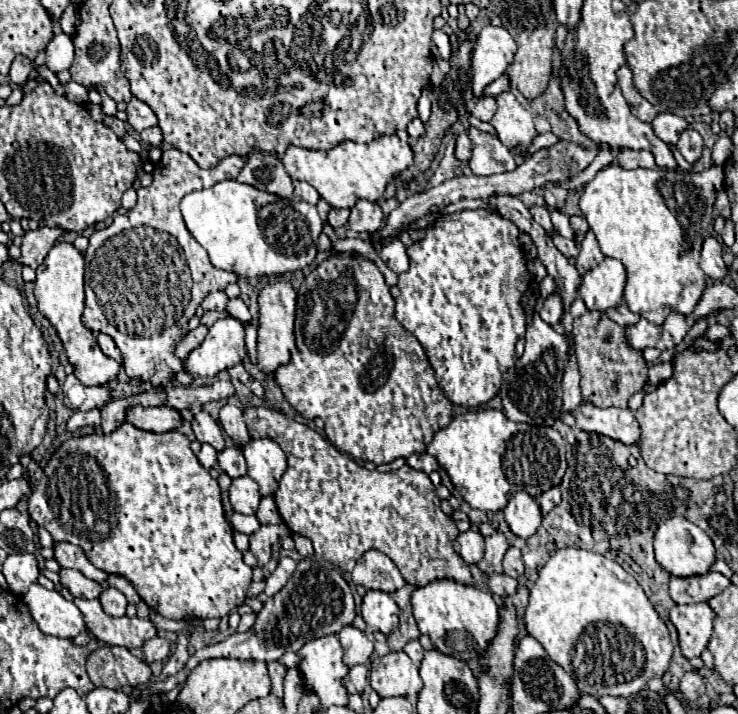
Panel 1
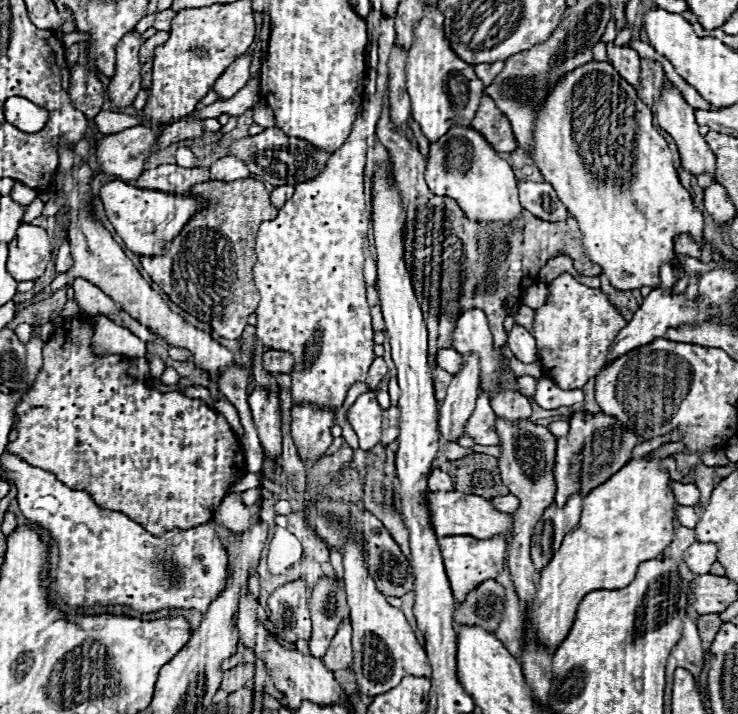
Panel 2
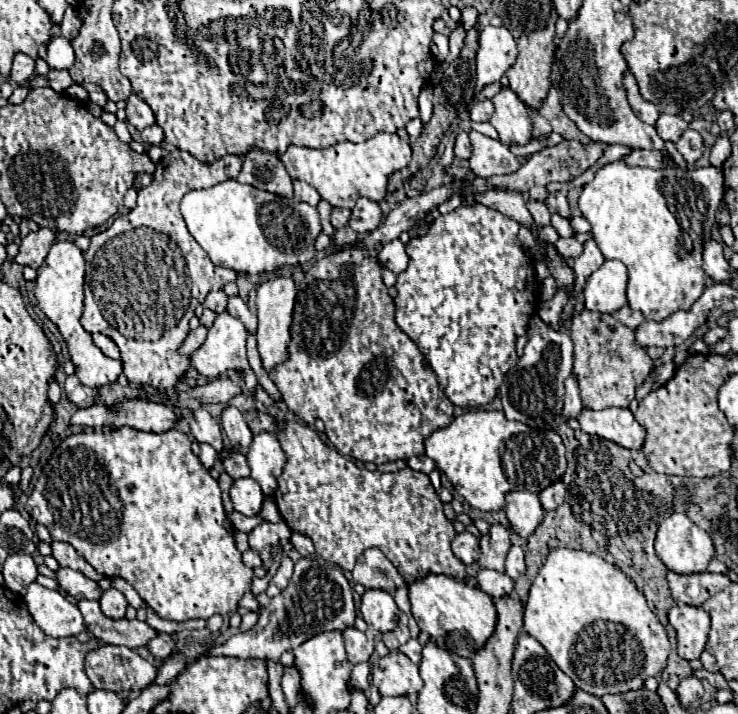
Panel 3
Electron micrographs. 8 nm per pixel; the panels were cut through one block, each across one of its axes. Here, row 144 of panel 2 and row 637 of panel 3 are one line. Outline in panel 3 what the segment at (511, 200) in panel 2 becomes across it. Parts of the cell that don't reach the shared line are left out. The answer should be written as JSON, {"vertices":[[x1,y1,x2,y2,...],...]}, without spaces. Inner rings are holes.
{"vertices":[[428,574,424,580,412,582,410,604,412,614,422,632,430,634,430,640,436,642,442,650,454,652,462,658,472,660,474,654,484,648,486,640,494,634,496,628,496,606,492,598,476,586,470,586,462,580,454,580,448,576]]}

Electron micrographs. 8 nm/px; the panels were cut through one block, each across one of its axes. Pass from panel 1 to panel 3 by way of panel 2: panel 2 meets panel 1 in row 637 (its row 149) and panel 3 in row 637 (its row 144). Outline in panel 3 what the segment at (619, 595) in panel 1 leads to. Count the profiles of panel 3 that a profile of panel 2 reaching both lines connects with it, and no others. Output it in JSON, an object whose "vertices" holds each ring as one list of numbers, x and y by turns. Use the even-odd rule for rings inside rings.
{"vertices":[[556,548,548,554,548,560,540,568,532,584,532,594,524,606,524,630,546,648,550,658,574,680,580,690,594,696,642,688,646,678,658,676,664,670,670,654,666,630,648,608,646,598,636,588,634,580,630,580,616,564,584,550]]}

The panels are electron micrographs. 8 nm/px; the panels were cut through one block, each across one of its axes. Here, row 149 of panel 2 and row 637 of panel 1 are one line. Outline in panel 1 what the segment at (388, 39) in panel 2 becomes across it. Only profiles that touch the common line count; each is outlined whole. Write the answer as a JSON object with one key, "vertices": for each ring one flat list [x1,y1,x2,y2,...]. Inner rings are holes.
{"vertices":[[354,626,342,628,338,632,342,648,344,648,344,664,356,666,356,664,368,664,370,654,374,652,374,644,368,640,364,632,360,632]]}

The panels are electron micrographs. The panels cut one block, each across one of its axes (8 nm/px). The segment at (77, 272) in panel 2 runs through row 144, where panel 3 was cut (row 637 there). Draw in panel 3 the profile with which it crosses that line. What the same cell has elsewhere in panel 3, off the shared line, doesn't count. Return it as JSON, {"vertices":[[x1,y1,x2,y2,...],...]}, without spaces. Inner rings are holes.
{"vertices":[[32,582,24,602,40,630,52,638,78,636,86,630,78,606,68,602,58,590,48,590,38,582]]}

